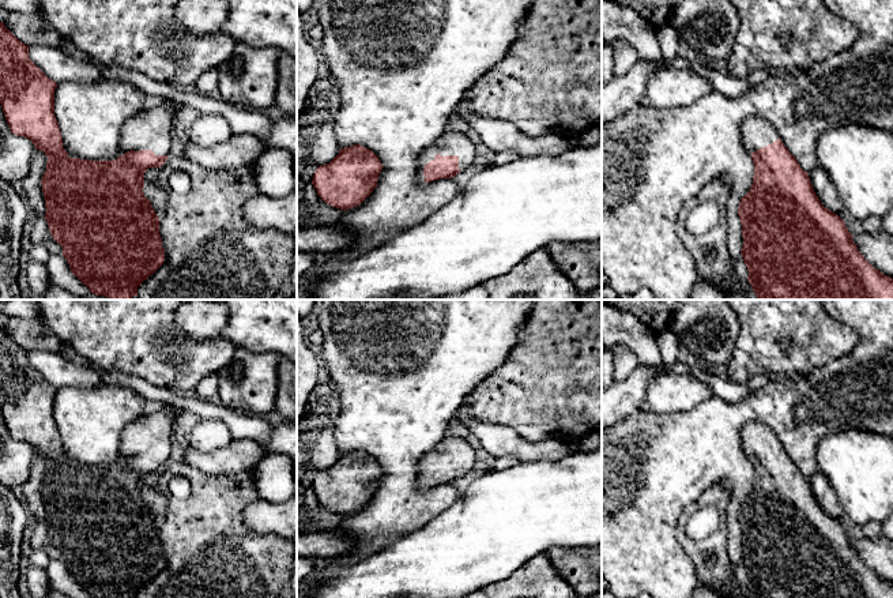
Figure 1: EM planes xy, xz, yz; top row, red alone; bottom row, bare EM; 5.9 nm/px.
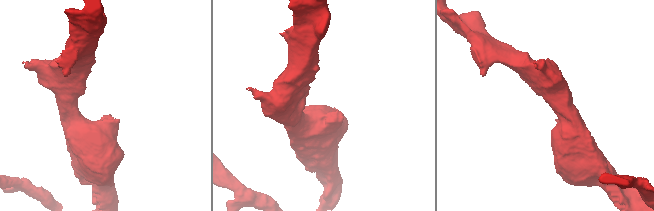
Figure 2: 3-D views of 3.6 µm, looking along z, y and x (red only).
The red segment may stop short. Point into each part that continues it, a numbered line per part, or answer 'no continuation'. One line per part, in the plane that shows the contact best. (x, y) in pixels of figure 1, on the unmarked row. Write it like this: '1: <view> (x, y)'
1: xz (451, 448)

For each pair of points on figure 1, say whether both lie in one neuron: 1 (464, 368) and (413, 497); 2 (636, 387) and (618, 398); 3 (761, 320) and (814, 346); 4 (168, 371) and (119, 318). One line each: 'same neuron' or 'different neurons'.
1: same neuron
2: same neuron
3: same neuron
4: same neuron

